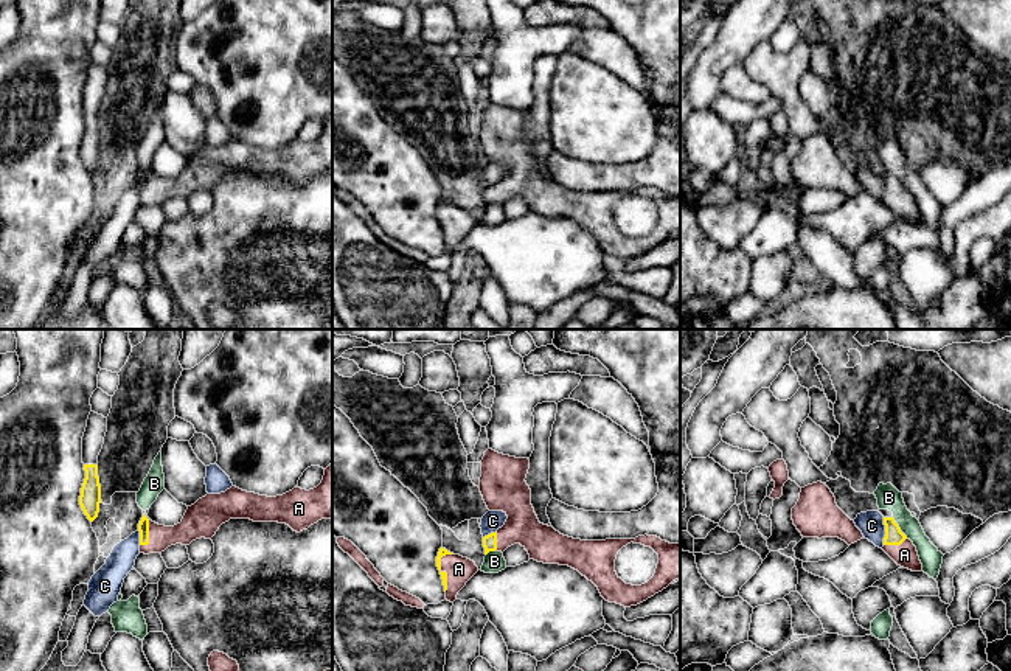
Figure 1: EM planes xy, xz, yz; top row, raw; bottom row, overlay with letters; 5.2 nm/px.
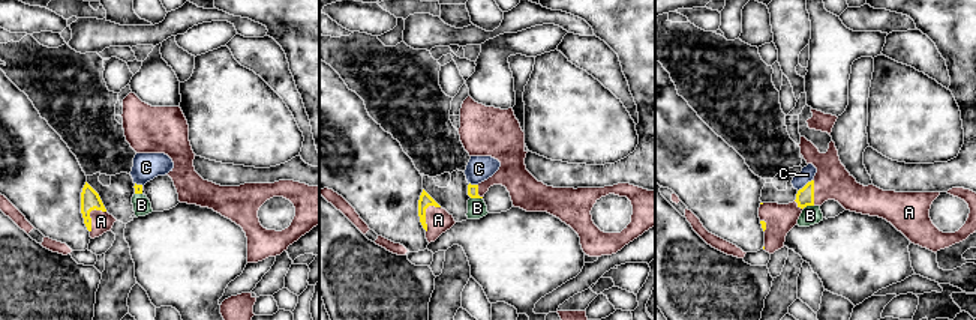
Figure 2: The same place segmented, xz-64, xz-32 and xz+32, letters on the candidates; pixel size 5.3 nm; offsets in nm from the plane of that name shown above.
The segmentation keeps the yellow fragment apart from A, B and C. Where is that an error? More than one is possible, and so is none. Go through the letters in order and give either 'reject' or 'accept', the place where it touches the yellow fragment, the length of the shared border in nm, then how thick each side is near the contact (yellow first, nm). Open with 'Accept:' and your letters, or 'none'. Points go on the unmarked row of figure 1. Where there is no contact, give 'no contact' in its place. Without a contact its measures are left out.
Accept: A
A: accept; contact xz (440, 221); length 200 nm; calibres 50 and 140 nm
B: reject; contact yz (899, 180); length 140 nm; calibres 100 and 120 nm
C: reject; contact yz (885, 184); length 140 nm; calibres 100 and 130 nm

